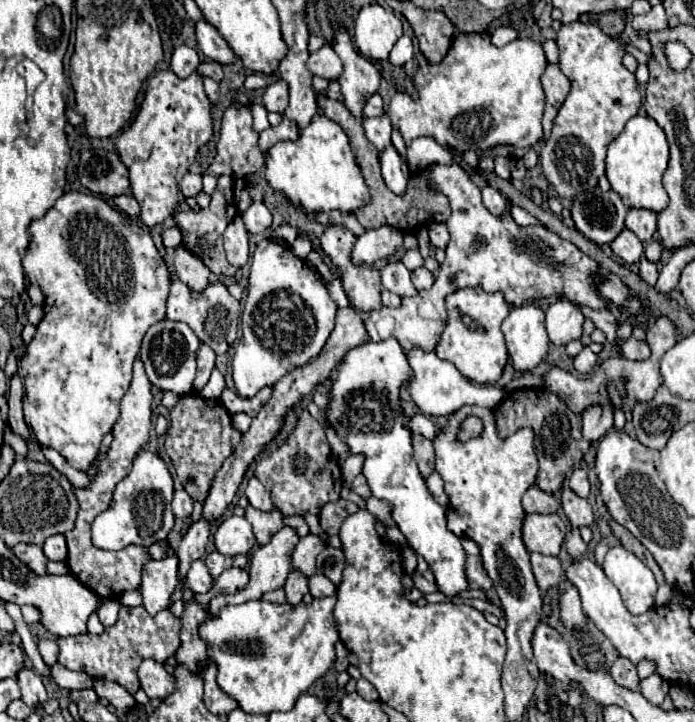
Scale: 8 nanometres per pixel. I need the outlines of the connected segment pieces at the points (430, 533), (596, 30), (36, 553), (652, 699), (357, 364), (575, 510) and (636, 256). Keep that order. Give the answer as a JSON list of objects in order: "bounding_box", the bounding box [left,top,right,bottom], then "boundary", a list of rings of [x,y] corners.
[{"bounding_box":[340,420,468,598],"boundary":[[[400,420],[400,432],[348,432],[348,440],[340,436],[352,456],[364,456],[362,474],[368,480],[374,498],[386,500],[392,508],[392,518],[400,532],[406,536],[408,546],[424,556],[430,570],[436,576],[438,592],[452,598],[468,588],[464,576],[466,552],[460,546],[460,538],[446,528],[446,508],[440,506],[426,488],[424,478],[414,460],[412,432],[408,420]]]},{"bounding_box":[540,24,642,198],"boundary":[[[564,24],[556,36],[556,44],[560,48],[560,70],[572,88],[558,110],[550,140],[540,150],[540,162],[554,190],[564,198],[574,198],[578,190],[588,190],[598,184],[606,168],[606,150],[624,130],[624,124],[638,112],[642,96],[634,74],[620,62],[624,50],[598,24]]]},{"bounding_box":[12,544,48,574],"boundary":[[[16,544],[12,550],[14,550],[14,554],[22,562],[26,562],[30,566],[32,572],[46,574],[46,562],[48,562],[48,558],[44,556],[44,552],[42,552],[40,546],[36,546],[36,544]]]},{"bounding_box":[640,674,670,706],"boundary":[[[652,674],[650,678],[640,682],[640,692],[644,694],[644,698],[650,704],[656,704],[656,706],[660,706],[664,702],[664,698],[668,696],[668,690],[670,690],[670,684],[666,680],[662,680],[658,674]]]},{"bounding_box":[324,338,412,430],"boundary":[[[388,338],[382,342],[364,342],[356,348],[350,348],[342,356],[340,368],[332,374],[330,402],[328,408],[324,410],[324,418],[336,430],[336,424],[340,424],[344,400],[352,400],[352,392],[356,392],[356,388],[400,388],[402,390],[402,386],[406,386],[408,382],[412,382],[412,368],[398,340]]]},{"bounding_box":[562,488,594,528],"boundary":[[[564,488],[564,492],[562,492],[562,508],[574,528],[592,526],[594,510],[592,510],[590,502],[586,498],[580,498],[578,494],[574,494],[570,488]]]},{"bounding_box":[610,230,644,266],"boundary":[[[622,230],[620,236],[610,244],[610,248],[612,248],[614,256],[620,258],[620,260],[622,260],[624,264],[628,264],[628,266],[636,264],[636,262],[642,258],[642,254],[644,254],[642,242],[640,242],[640,240],[636,238],[636,234],[630,232],[630,230]]]}]

